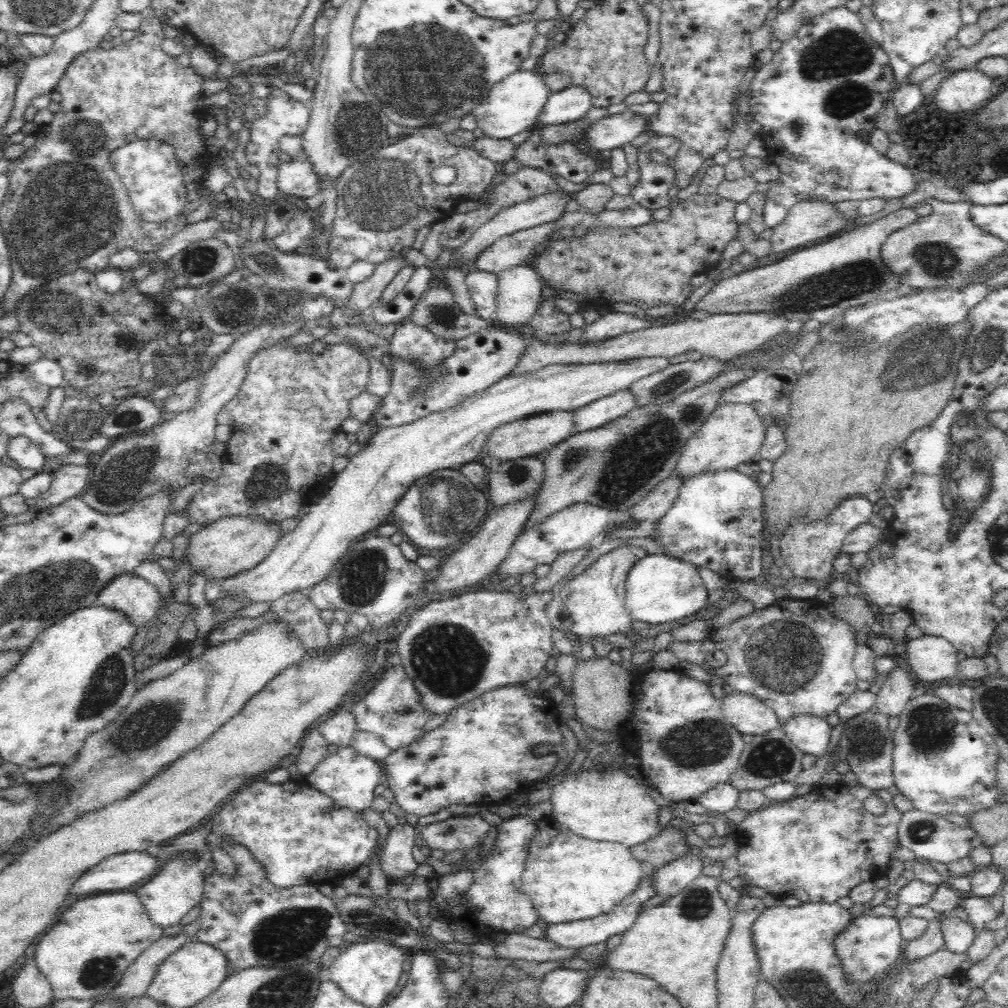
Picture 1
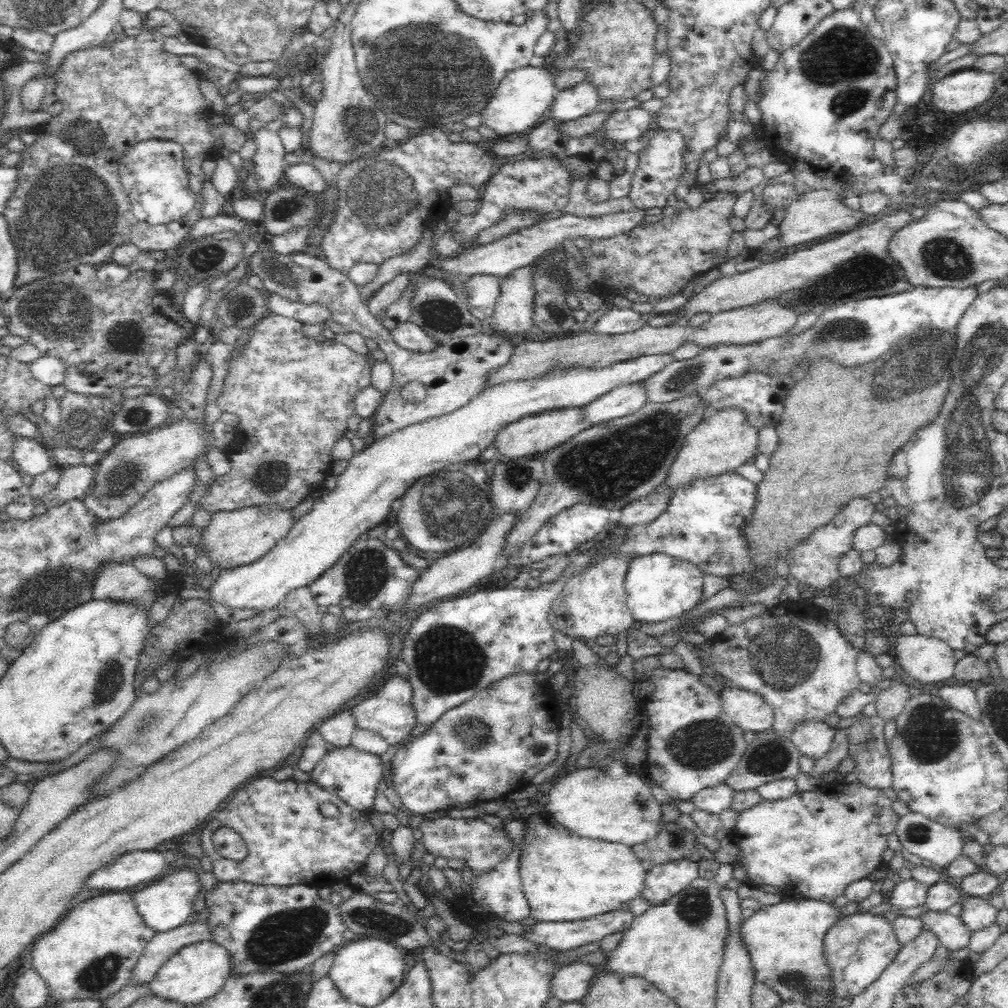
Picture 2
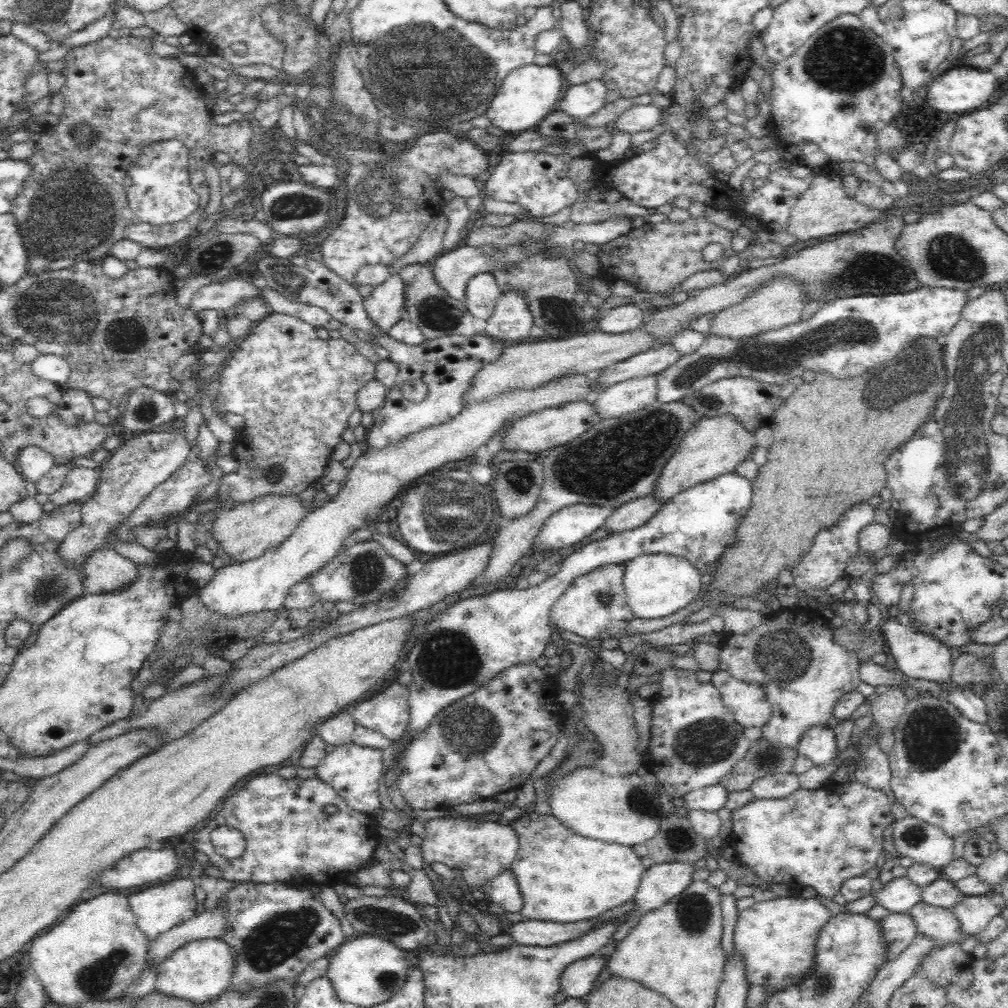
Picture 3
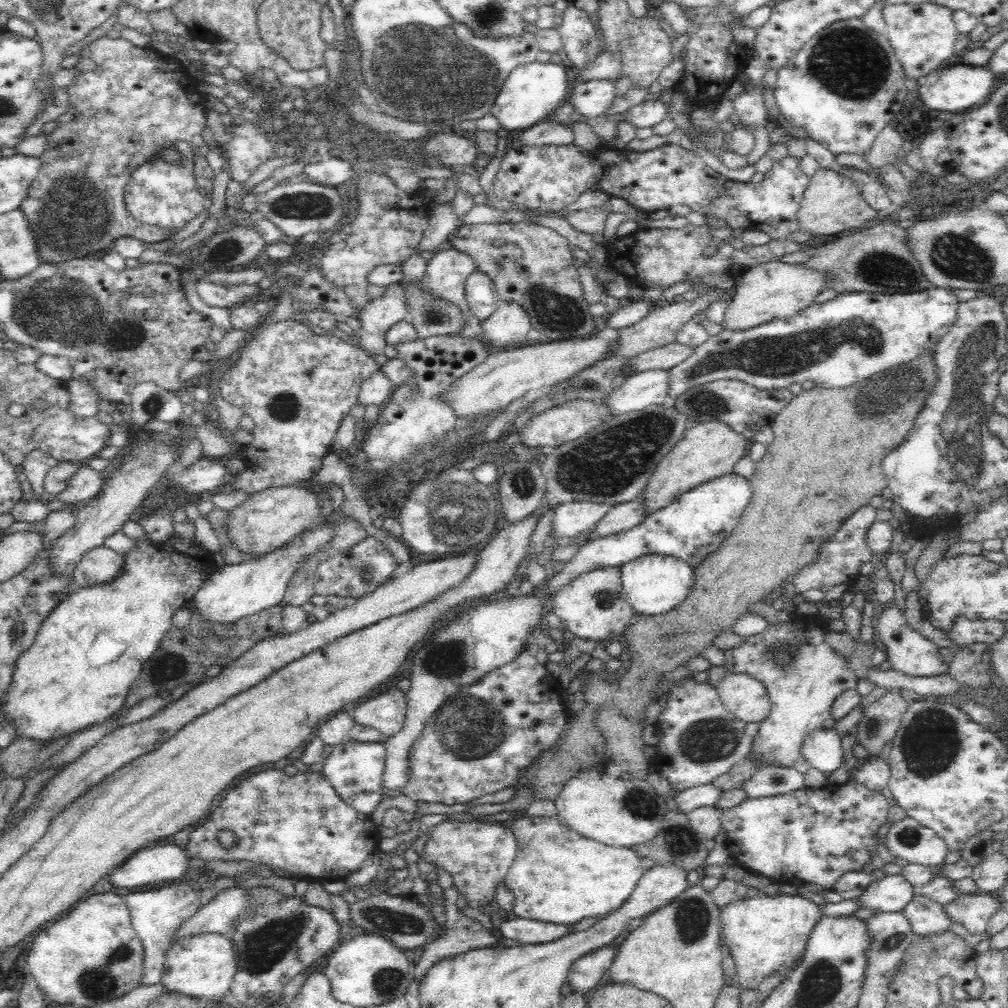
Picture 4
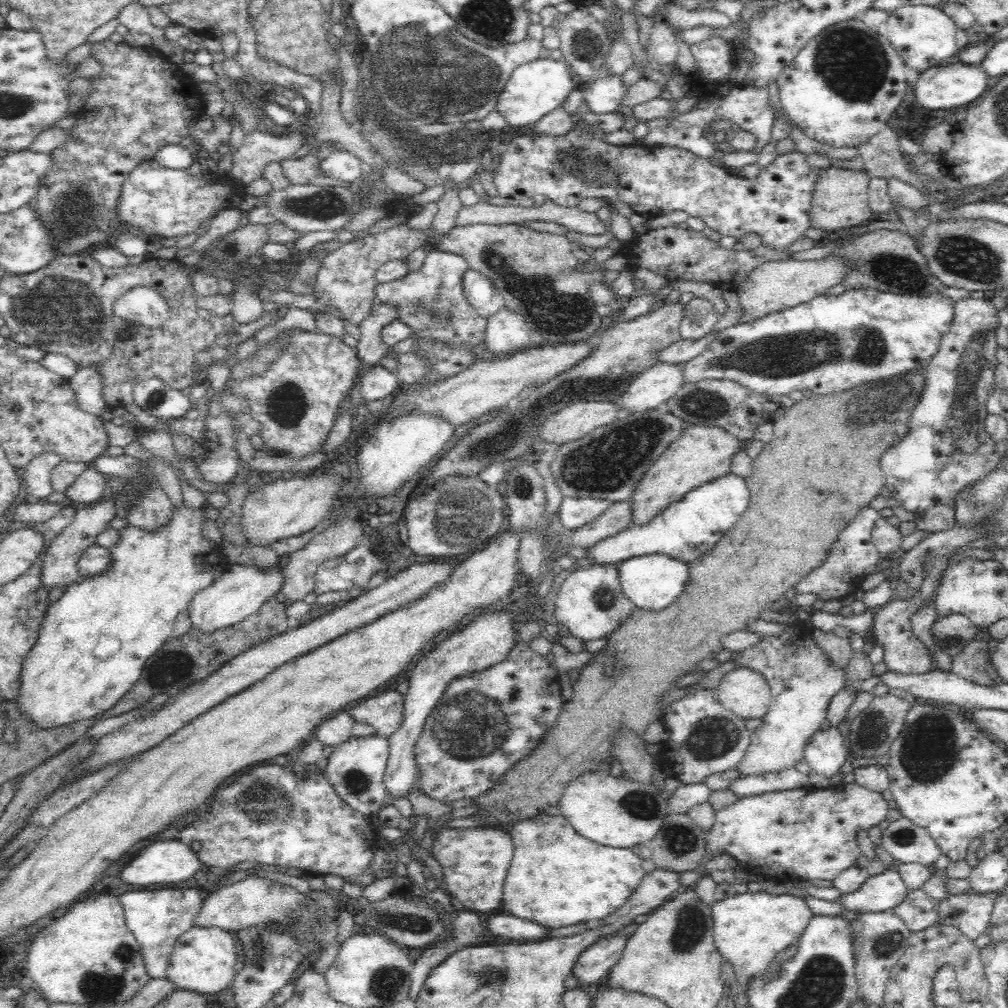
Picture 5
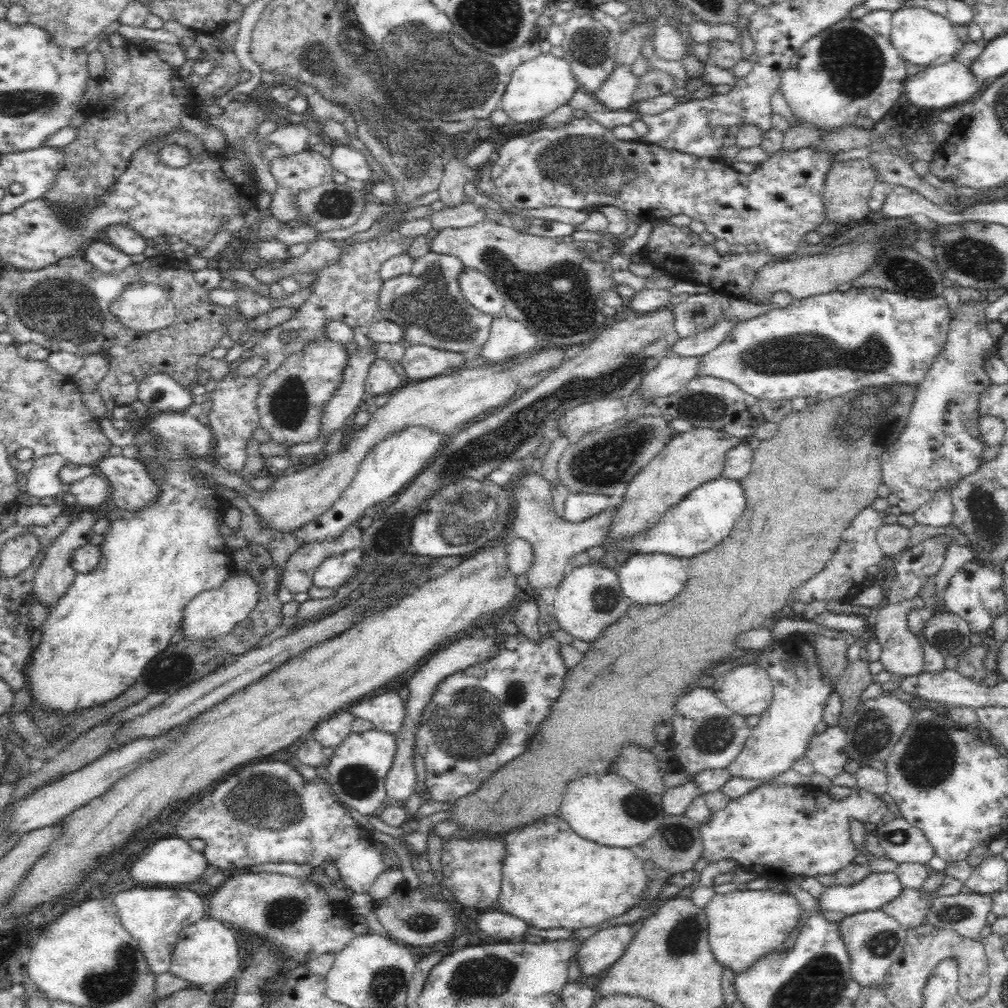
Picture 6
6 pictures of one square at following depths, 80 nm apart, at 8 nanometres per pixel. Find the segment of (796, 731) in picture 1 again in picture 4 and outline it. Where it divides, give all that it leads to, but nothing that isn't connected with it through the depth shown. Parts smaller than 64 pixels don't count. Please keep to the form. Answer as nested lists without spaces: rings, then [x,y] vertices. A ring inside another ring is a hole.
[[[816,729],[804,739],[801,755],[814,769],[826,776],[830,775],[842,764],[841,736],[835,729]]]

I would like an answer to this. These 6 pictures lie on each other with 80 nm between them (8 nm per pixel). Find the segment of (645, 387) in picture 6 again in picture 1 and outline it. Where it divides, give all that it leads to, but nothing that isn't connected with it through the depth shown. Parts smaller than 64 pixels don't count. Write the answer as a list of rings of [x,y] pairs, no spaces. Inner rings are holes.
[[[629,388],[618,390],[574,411],[575,432],[594,430],[638,407]]]

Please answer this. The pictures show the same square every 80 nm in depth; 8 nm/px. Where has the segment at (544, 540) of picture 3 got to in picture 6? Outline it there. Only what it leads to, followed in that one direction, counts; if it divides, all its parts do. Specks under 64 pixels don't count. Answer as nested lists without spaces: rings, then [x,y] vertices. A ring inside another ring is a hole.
[[[572,492],[565,500],[563,517],[568,522],[582,522],[600,514],[609,506],[616,507],[619,501],[619,497],[606,496],[605,494]]]

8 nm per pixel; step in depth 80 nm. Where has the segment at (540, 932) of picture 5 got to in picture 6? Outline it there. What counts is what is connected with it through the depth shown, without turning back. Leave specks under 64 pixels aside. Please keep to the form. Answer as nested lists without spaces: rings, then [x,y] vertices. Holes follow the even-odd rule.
[[[496,910],[482,911],[476,919],[477,927],[482,930],[484,934],[502,940],[504,940],[504,938],[508,940],[508,938],[522,936],[528,927],[526,922],[519,918]]]

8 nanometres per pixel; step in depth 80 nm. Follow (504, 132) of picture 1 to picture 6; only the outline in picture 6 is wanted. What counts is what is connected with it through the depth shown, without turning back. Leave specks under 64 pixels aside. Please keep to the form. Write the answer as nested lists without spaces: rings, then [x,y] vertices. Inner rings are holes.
[[[543,50],[536,58],[528,60],[516,67],[502,98],[500,108],[510,117],[513,123],[526,123],[543,120],[560,106],[568,104],[572,96],[579,91],[579,83],[571,71],[569,62],[563,57],[556,57]]]

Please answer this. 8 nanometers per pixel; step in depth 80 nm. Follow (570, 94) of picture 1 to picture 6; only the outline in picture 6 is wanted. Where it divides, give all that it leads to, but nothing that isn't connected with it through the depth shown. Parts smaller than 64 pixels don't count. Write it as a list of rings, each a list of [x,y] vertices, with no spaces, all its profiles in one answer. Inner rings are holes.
[[[618,65],[602,84],[602,90],[596,92],[596,101],[610,109],[629,108],[634,103],[638,84],[640,77],[633,74],[632,65]]]

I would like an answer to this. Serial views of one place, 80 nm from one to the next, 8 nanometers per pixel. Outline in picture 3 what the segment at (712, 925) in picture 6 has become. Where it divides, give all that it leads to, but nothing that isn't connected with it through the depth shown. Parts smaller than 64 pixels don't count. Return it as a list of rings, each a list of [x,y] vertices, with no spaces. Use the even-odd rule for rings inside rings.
[[[797,893],[793,896],[786,897],[775,897],[770,900],[764,900],[759,902],[754,902],[752,906],[748,906],[748,908],[744,908],[744,910],[737,910],[736,914],[736,923],[734,925],[733,930],[733,947],[734,952],[738,953],[742,959],[744,959],[744,975],[746,975],[746,981],[751,985],[763,985],[766,982],[770,984],[774,984],[777,990],[782,990],[784,986],[788,986],[788,984],[796,984],[810,968],[812,968],[812,964],[814,964],[814,942],[816,942],[816,936],[818,936],[818,930],[820,930],[820,926],[824,924],[824,922],[828,922],[828,918],[830,918],[831,914],[828,909],[826,909],[820,902],[816,901],[815,894],[811,893]]]

